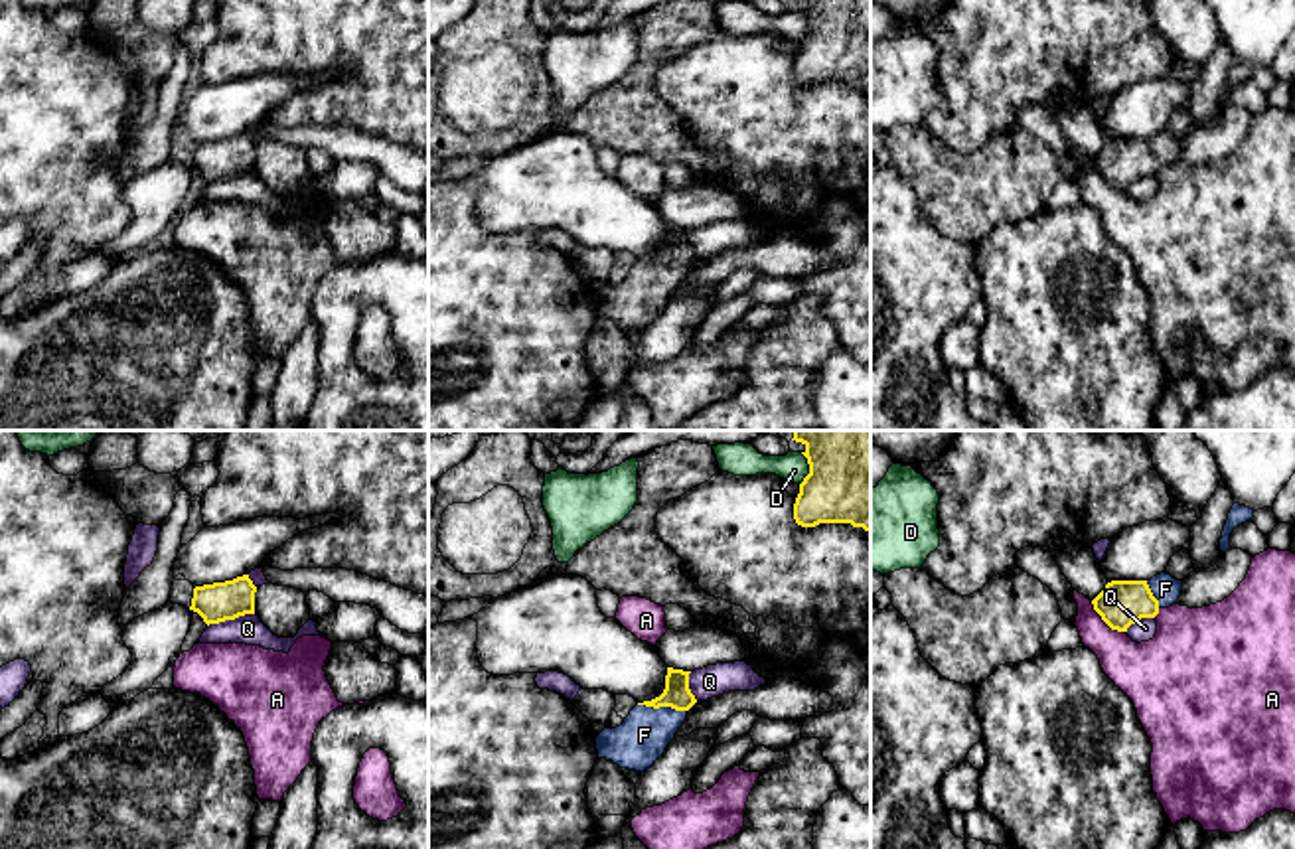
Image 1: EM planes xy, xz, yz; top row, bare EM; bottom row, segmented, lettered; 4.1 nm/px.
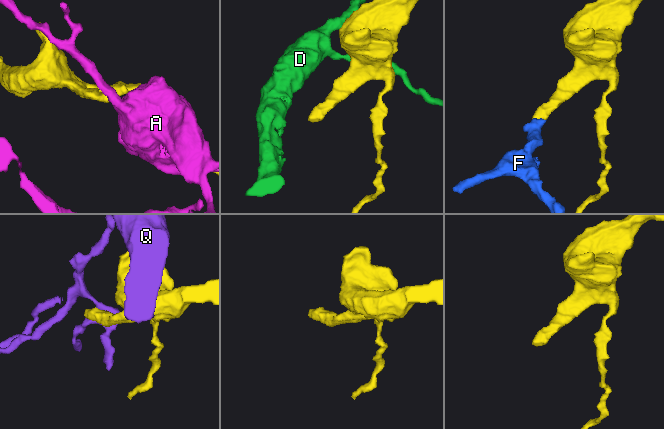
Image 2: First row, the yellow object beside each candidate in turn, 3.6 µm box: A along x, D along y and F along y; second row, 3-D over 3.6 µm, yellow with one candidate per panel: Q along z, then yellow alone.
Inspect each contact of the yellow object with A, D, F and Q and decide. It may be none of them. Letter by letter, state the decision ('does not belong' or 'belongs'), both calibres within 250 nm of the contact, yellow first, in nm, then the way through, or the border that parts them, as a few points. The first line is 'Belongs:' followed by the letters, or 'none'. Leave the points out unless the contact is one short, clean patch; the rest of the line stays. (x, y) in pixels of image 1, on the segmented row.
Belongs: F
A: does not belong; 190 nm thick on the yellow side, 220 nm on the other
D: does not belong; 500 nm thick on the yellow side, 120 nm on the other
F: belongs; 120 nm thick on the yellow side, 200 nm on the other; runs through xz (678, 695), (662, 705), (662, 715), (644, 735)
Q: does not belong; 160 nm thick on the yellow side, 120 nm on the other

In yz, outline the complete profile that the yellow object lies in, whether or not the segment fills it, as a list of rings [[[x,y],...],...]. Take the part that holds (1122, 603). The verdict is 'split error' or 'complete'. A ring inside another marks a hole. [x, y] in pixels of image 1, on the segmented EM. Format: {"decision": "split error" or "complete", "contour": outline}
{"decision": "split error", "contour": [[[1167,573],[1151,580],[1111,580],[1092,600],[1102,620],[1117,632],[1127,632],[1141,618],[1155,618],[1161,608],[1177,604],[1182,580]]]}

